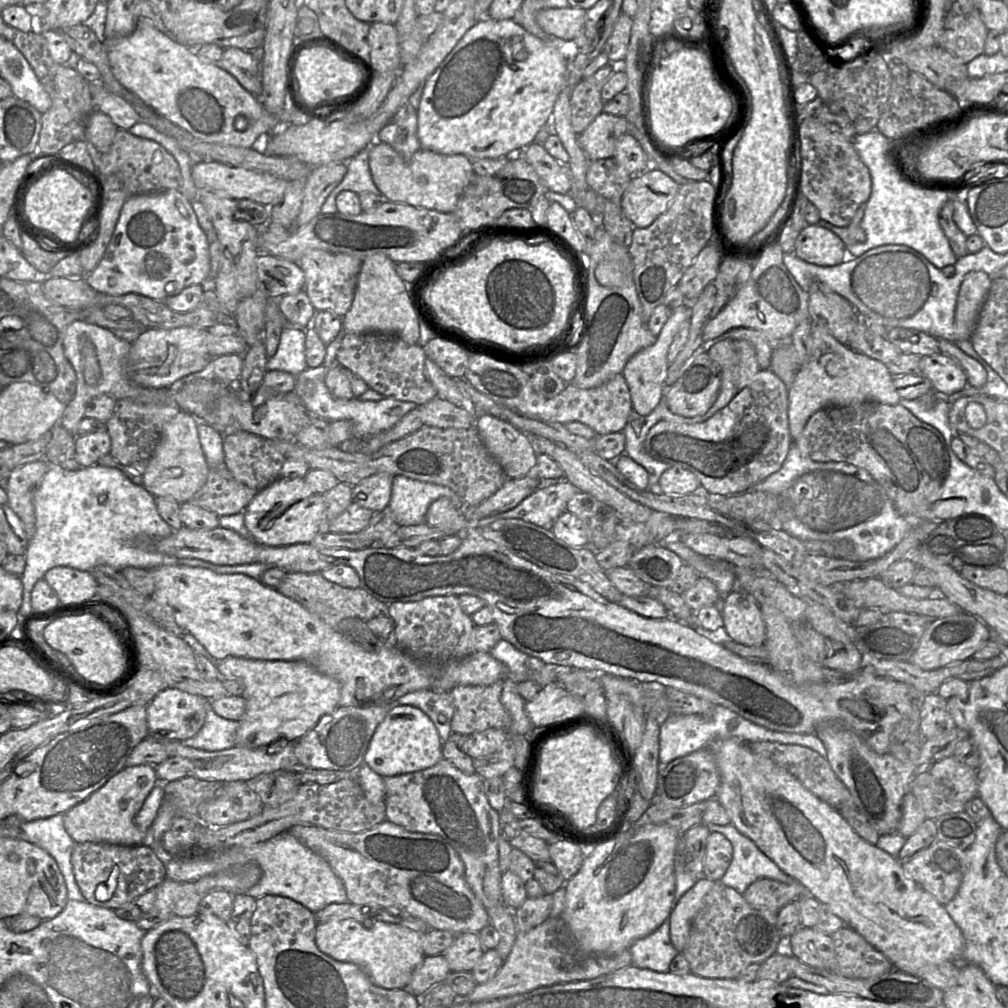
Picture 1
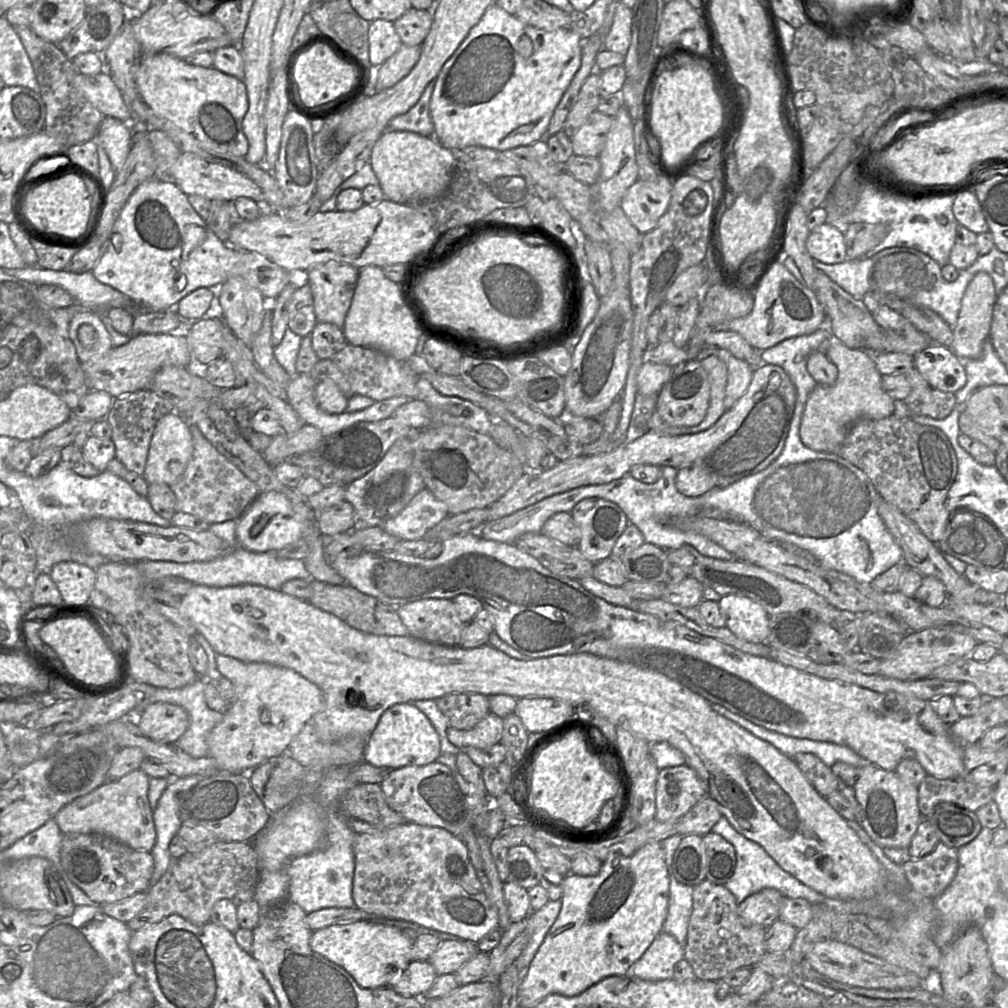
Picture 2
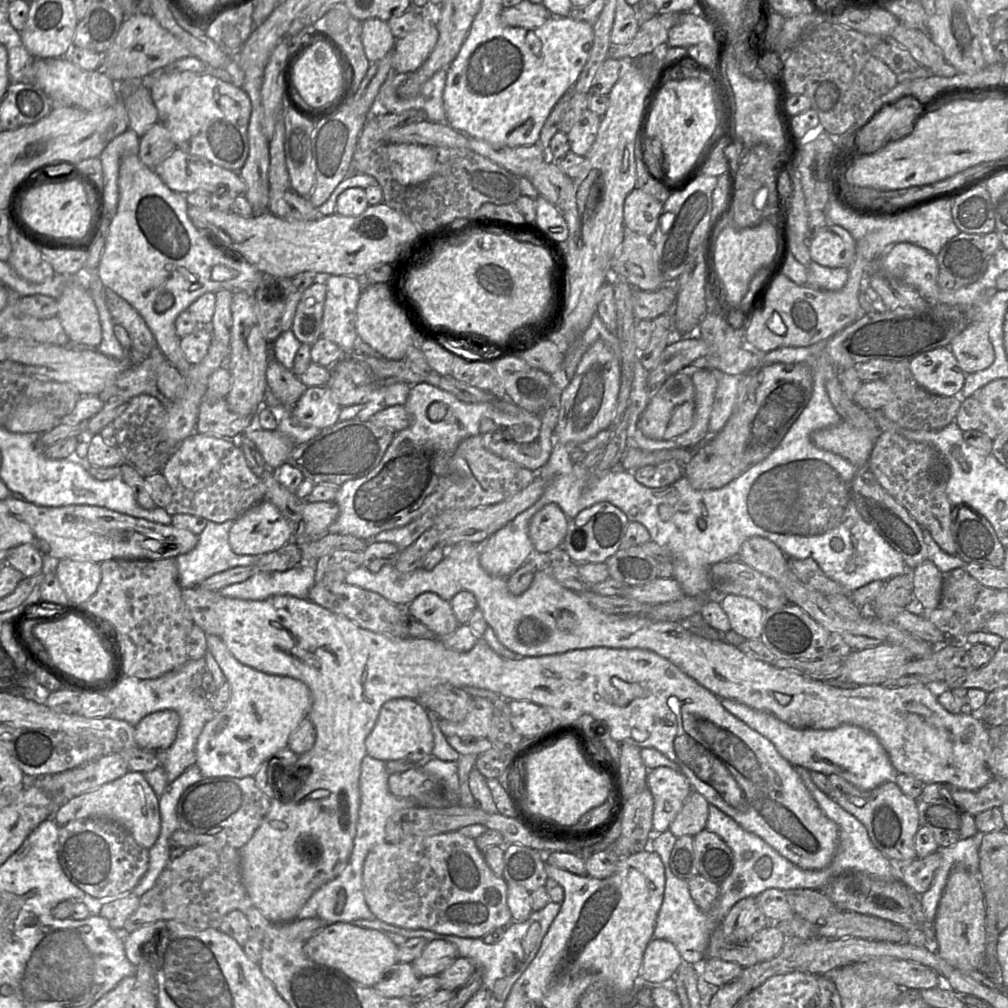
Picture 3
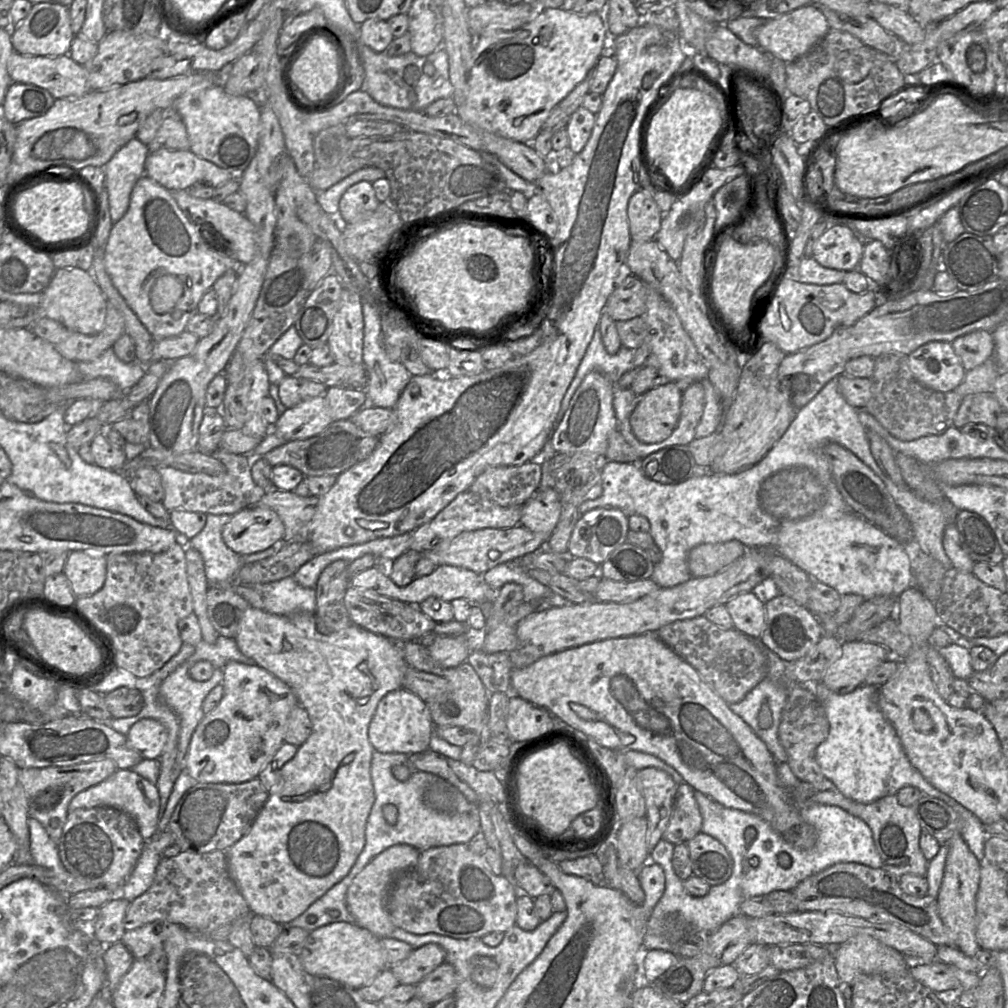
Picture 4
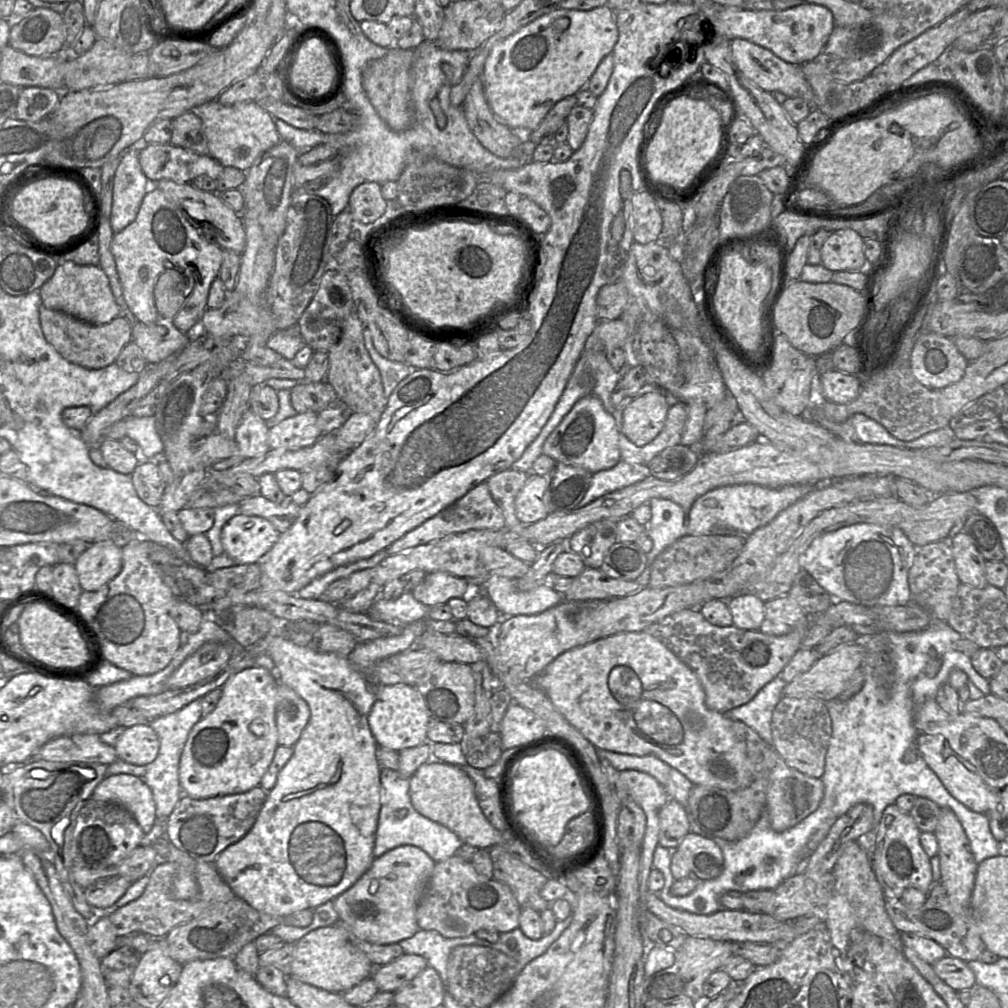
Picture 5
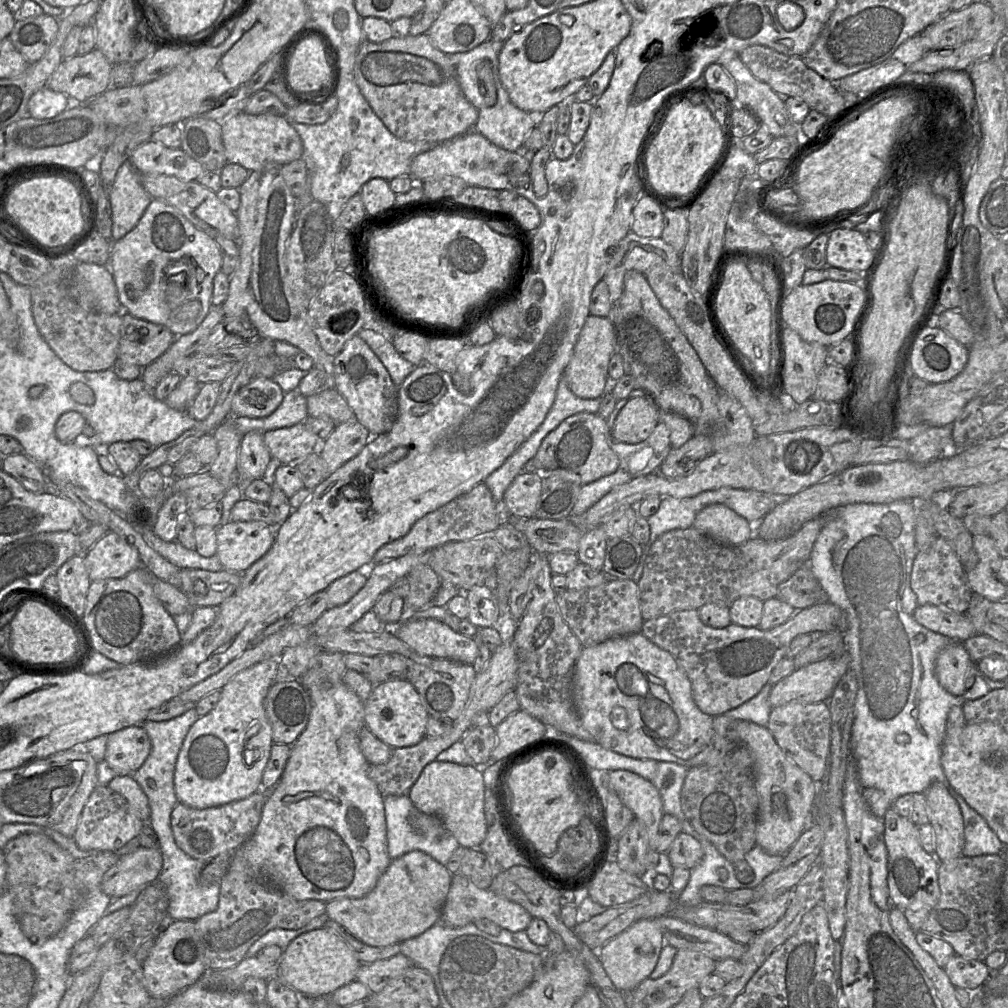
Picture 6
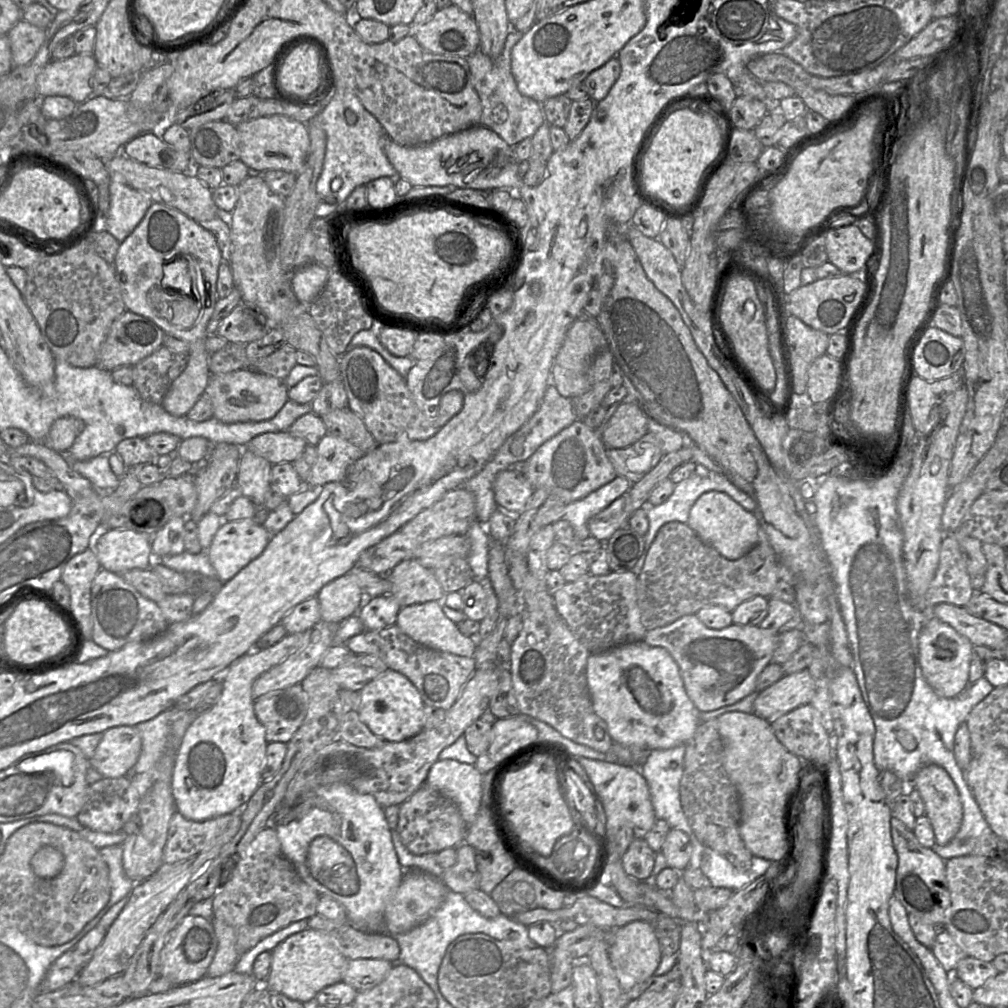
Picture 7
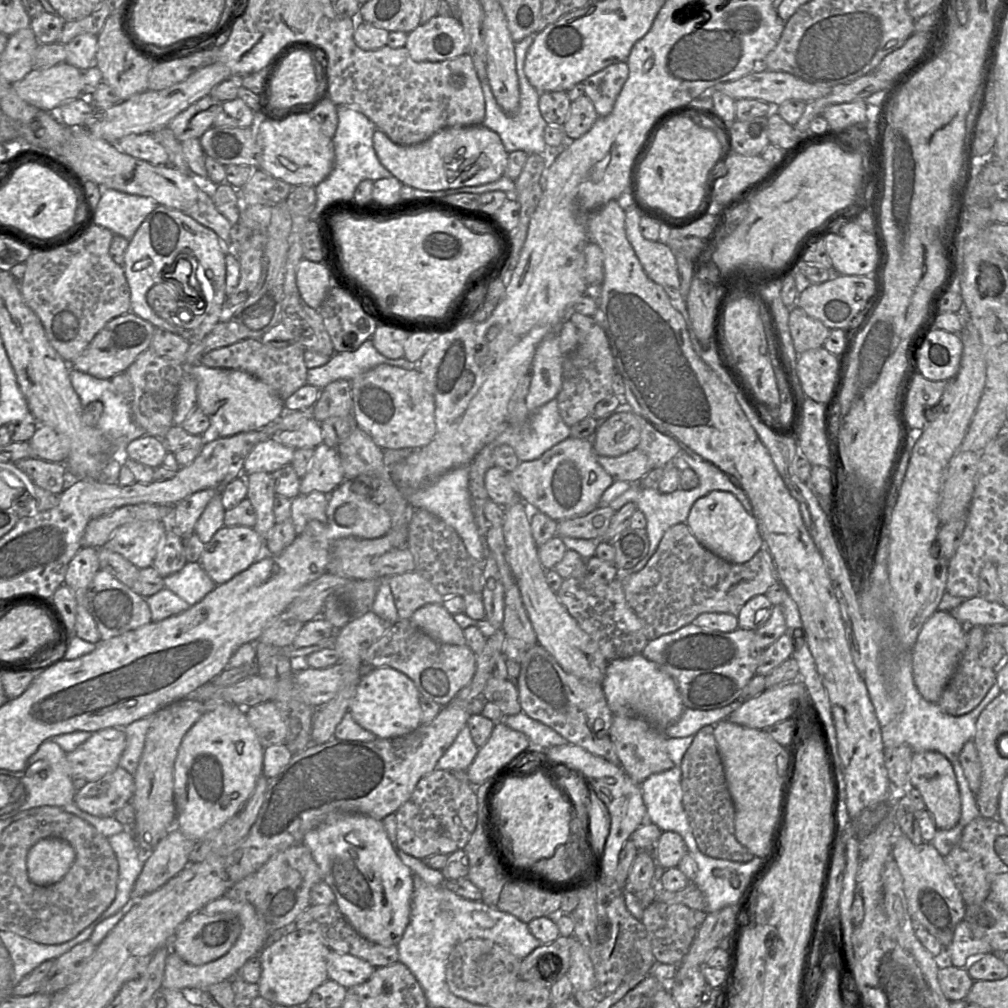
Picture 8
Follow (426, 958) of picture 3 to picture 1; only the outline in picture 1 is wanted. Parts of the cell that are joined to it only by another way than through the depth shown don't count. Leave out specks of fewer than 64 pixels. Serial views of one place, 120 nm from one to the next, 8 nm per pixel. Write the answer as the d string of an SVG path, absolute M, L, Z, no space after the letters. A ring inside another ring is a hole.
M466 932L456 935L453 943L442 954L452 972L470 972L484 951L479 934Z

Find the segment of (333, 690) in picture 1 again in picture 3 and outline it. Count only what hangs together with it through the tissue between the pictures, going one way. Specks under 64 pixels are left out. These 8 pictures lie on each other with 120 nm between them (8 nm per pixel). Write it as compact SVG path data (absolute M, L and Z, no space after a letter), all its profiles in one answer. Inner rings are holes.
M206 634L207 651L214 657L231 688L226 707L208 721L196 744L196 766L205 778L254 776L259 766L275 753L288 747L290 735L301 721L308 717L312 704L309 687L288 676L270 675L240 663L228 650L219 636Z

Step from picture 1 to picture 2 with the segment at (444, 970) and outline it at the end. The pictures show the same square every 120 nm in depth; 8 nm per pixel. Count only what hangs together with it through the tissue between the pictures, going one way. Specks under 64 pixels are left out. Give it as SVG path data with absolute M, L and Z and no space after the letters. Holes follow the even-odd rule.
M411 961L390 987L404 997L421 998L437 976L429 961Z

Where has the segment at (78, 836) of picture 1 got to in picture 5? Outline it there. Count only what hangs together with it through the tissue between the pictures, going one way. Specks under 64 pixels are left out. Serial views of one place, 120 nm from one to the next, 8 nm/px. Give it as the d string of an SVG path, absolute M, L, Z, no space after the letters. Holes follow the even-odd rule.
M134 775L106 776L94 789L91 799L122 806L131 813L145 834L156 821L152 791L141 778Z

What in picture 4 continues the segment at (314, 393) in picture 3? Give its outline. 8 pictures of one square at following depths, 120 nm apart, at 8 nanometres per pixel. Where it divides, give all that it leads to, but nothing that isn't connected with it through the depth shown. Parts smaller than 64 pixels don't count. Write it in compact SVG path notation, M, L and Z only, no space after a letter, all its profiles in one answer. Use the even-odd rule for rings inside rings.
M322 395L287 409L271 430L287 443L313 437L333 422L326 398Z

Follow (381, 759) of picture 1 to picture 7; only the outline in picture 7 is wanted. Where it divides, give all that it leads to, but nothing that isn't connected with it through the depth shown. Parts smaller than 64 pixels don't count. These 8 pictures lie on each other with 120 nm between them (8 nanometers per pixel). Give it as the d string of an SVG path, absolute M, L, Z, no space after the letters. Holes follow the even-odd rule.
M387 669L359 691L359 719L386 742L409 739L424 729L424 703L417 688L399 672Z

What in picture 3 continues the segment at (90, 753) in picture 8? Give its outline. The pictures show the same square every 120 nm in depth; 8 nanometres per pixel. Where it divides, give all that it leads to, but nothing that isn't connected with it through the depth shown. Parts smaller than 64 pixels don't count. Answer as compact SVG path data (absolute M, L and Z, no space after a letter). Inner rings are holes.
M173 710L153 712L135 726L134 739L139 748L152 752L165 752L174 743L180 716Z

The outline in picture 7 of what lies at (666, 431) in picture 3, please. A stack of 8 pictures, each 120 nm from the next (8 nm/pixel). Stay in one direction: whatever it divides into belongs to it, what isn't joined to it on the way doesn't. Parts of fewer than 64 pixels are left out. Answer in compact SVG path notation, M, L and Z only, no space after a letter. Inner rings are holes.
M622 404L611 416L602 432L606 449L623 449L631 446L648 433L648 422L636 405Z

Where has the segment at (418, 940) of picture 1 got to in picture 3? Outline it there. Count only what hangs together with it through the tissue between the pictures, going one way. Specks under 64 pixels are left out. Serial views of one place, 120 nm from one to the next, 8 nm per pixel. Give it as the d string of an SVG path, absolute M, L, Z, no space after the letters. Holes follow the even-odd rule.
M350 922L326 925L304 944L305 955L317 964L343 972L356 983L374 987L384 973L397 963L398 946L380 930L363 928Z

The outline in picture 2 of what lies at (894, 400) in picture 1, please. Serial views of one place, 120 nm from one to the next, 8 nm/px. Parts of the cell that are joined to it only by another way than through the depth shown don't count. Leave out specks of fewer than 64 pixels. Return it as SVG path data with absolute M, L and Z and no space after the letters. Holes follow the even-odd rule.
M838 339L825 352L838 369L834 384L817 384L809 394L802 415L800 438L809 449L839 453L848 428L862 418L879 420L891 416L894 412L894 399L882 388L882 374L877 370L874 354L868 351L847 347Z

